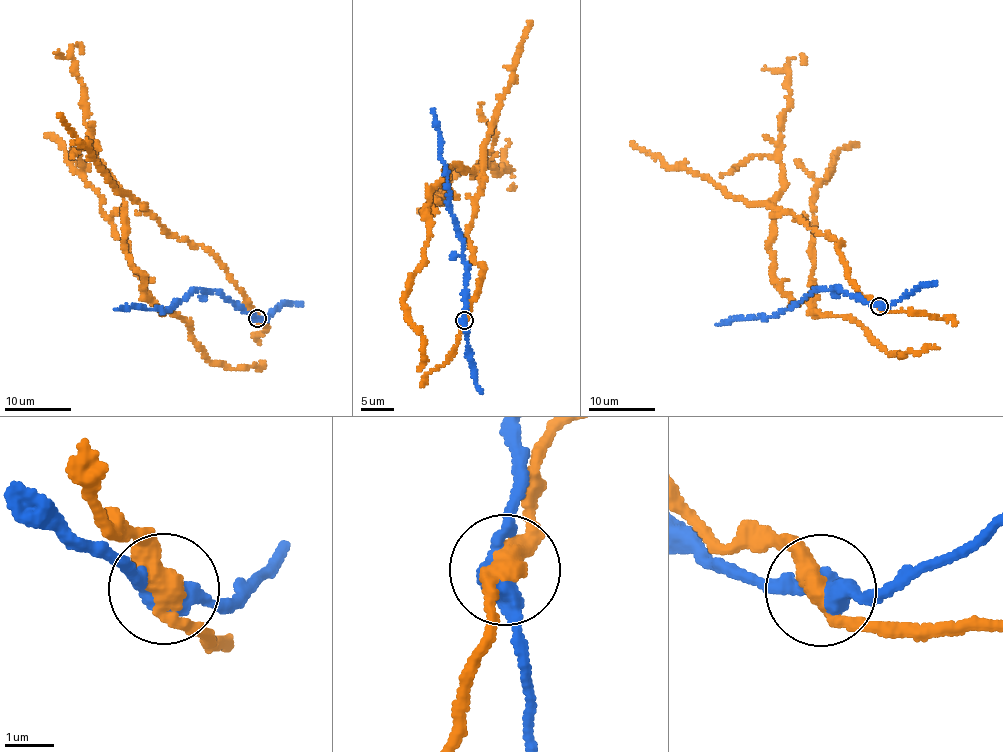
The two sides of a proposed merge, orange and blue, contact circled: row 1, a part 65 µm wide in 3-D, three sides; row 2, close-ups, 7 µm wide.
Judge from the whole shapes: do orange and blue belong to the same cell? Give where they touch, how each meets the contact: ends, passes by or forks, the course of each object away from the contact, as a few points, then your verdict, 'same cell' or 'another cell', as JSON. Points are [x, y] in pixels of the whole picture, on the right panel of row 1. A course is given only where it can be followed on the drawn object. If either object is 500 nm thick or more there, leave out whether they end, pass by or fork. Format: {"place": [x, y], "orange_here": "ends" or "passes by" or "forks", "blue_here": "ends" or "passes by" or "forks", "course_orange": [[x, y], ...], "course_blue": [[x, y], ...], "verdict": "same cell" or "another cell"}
{"place": [879, 306], "orange_here": "passes by", "blue_here": "passes by", "course_orange": [[880, 306], [840, 242], [771, 203], [772, 275], [808, 298], [815, 186], [858, 143]], "course_blue": [[880, 306], [841, 293], [837, 287], [813, 289], [797, 303], [773, 316], [730, 319], [718, 325]], "verdict": "another cell"}

